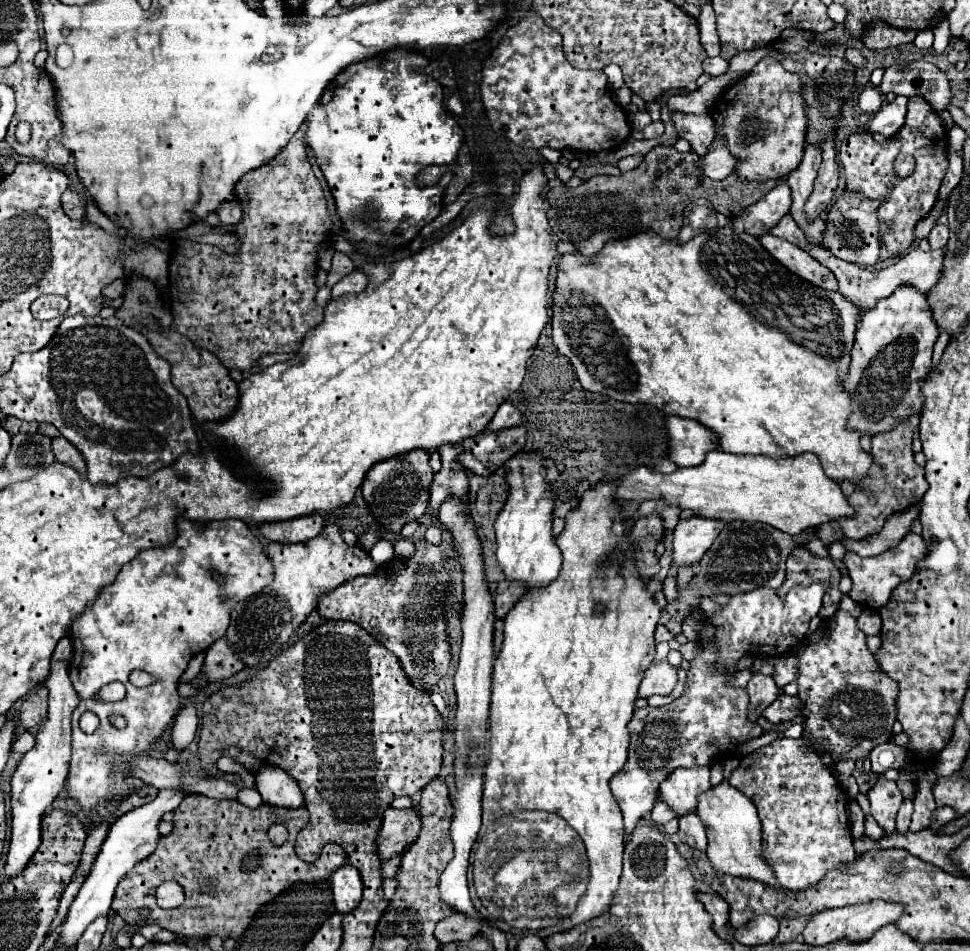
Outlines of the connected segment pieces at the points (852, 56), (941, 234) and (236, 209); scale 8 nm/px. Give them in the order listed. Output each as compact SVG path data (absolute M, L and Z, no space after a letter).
M848 47L848 49L844 51L844 57L846 57L854 67L866 67L864 55L862 55L858 49L854 49L854 47Z
M938 223L928 235L928 243L930 243L930 249L942 249L948 243L948 227Z
M230 201L230 203L222 203L220 209L216 211L220 221L224 225L238 225L242 221L242 205L238 201Z

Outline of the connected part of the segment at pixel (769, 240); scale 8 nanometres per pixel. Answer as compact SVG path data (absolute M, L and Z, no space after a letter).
M764 235L760 237L764 249L768 249L768 253L772 253L772 257L776 257L788 271L796 273L798 277L802 277L804 281L828 289L828 291L838 291L838 283L836 277L830 269L826 269L824 265L820 265L812 255L808 255L806 251L802 251L800 247L774 237L774 235Z

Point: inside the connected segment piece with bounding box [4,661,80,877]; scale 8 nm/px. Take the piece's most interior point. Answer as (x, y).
(39, 777)

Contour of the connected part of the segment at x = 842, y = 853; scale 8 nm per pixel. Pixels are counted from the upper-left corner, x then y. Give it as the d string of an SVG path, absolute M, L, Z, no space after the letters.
M776 739L770 745L748 753L732 771L728 781L738 791L742 791L758 809L758 817L762 823L762 857L772 867L780 887L790 891L808 889L836 865L850 863L856 859L846 813L846 795L838 787L838 781L832 771L822 765L822 757L804 749L804 741Z

